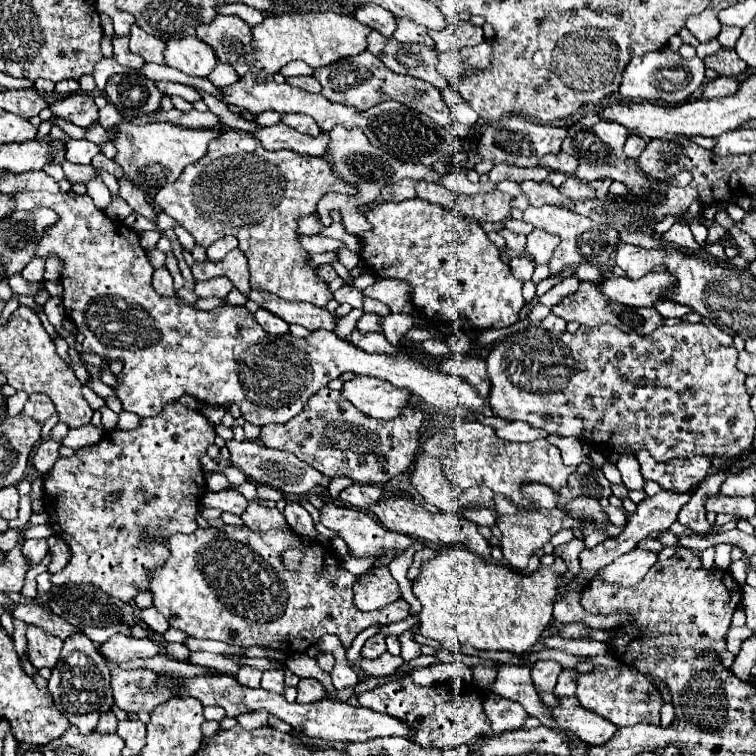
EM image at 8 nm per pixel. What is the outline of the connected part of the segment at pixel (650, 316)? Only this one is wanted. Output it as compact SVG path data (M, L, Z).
M582 281L580 289L572 295L568 295L566 299L562 299L558 305L552 307L552 313L566 319L566 321L578 321L582 325L616 325L618 329L626 331L626 333L640 333L640 335L648 335L654 329L658 329L660 325L664 325L664 317L654 309L654 307L644 307L644 309L632 309L632 307L624 307L620 303L608 301L602 293L600 293L600 285L592 283L592 281Z

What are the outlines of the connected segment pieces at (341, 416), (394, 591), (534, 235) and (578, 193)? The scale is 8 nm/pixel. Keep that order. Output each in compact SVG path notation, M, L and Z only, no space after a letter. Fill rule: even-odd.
M320 389L308 399L302 413L284 425L264 425L260 441L272 449L294 453L308 461L326 477L350 477L358 483L386 483L394 475L408 471L416 461L420 443L418 431L426 413L420 405L406 405L400 417L390 421L370 419L362 415L340 391Z
M370 567L354 581L354 603L360 611L373 611L400 599L400 587L388 567Z
M534 229L528 235L526 249L528 249L528 253L532 253L536 257L534 259L536 263L550 263L552 253L556 251L556 245L560 245L560 237L550 235L550 233L544 233L540 229Z
M568 177L562 185L560 185L560 193L570 197L570 199L592 199L596 197L594 189L588 187L584 181L576 179L576 177Z

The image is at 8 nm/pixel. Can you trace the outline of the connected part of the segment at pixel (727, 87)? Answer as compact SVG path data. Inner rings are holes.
M718 77L704 85L702 97L726 97L738 89L738 81L734 77Z

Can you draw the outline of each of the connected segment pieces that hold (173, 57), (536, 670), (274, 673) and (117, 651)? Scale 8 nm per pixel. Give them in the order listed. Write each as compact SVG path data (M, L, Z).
M184 37L184 39L170 39L164 51L166 65L196 77L208 77L208 73L216 67L216 55L212 49L200 41L198 37Z
M536 661L532 665L532 683L538 691L552 691L556 687L562 665L556 661Z
M268 669L268 671L264 671L260 687L284 695L284 671L282 669Z
M114 635L106 643L102 643L102 653L112 663L132 661L132 659L148 659L160 653L160 645L150 639L136 639L130 635Z

